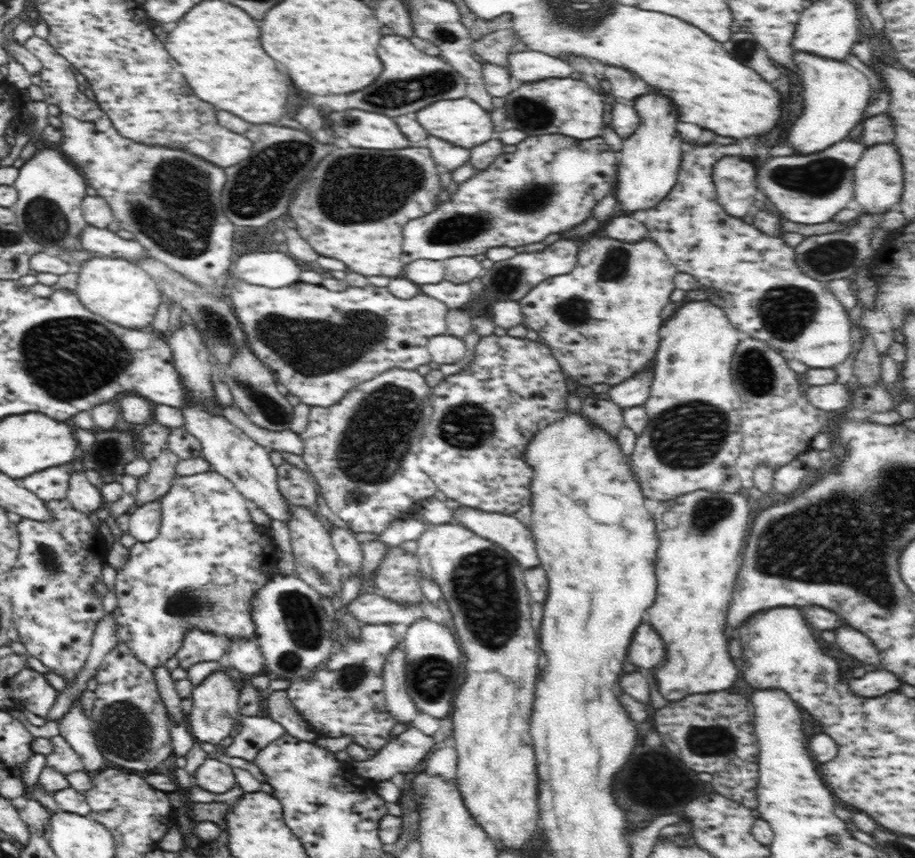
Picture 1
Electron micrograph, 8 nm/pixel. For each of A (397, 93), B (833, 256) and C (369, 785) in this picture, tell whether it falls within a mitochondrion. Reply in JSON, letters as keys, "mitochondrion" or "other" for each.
{"A":"mitochondrion","B":"mitochondrion","C":"other"}

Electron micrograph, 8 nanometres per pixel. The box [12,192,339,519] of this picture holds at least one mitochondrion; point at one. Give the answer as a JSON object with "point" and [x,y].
{"point":[76,337]}

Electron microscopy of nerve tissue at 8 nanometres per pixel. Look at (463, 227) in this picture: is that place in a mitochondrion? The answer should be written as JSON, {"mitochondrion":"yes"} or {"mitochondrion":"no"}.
{"mitochondrion":"yes"}

